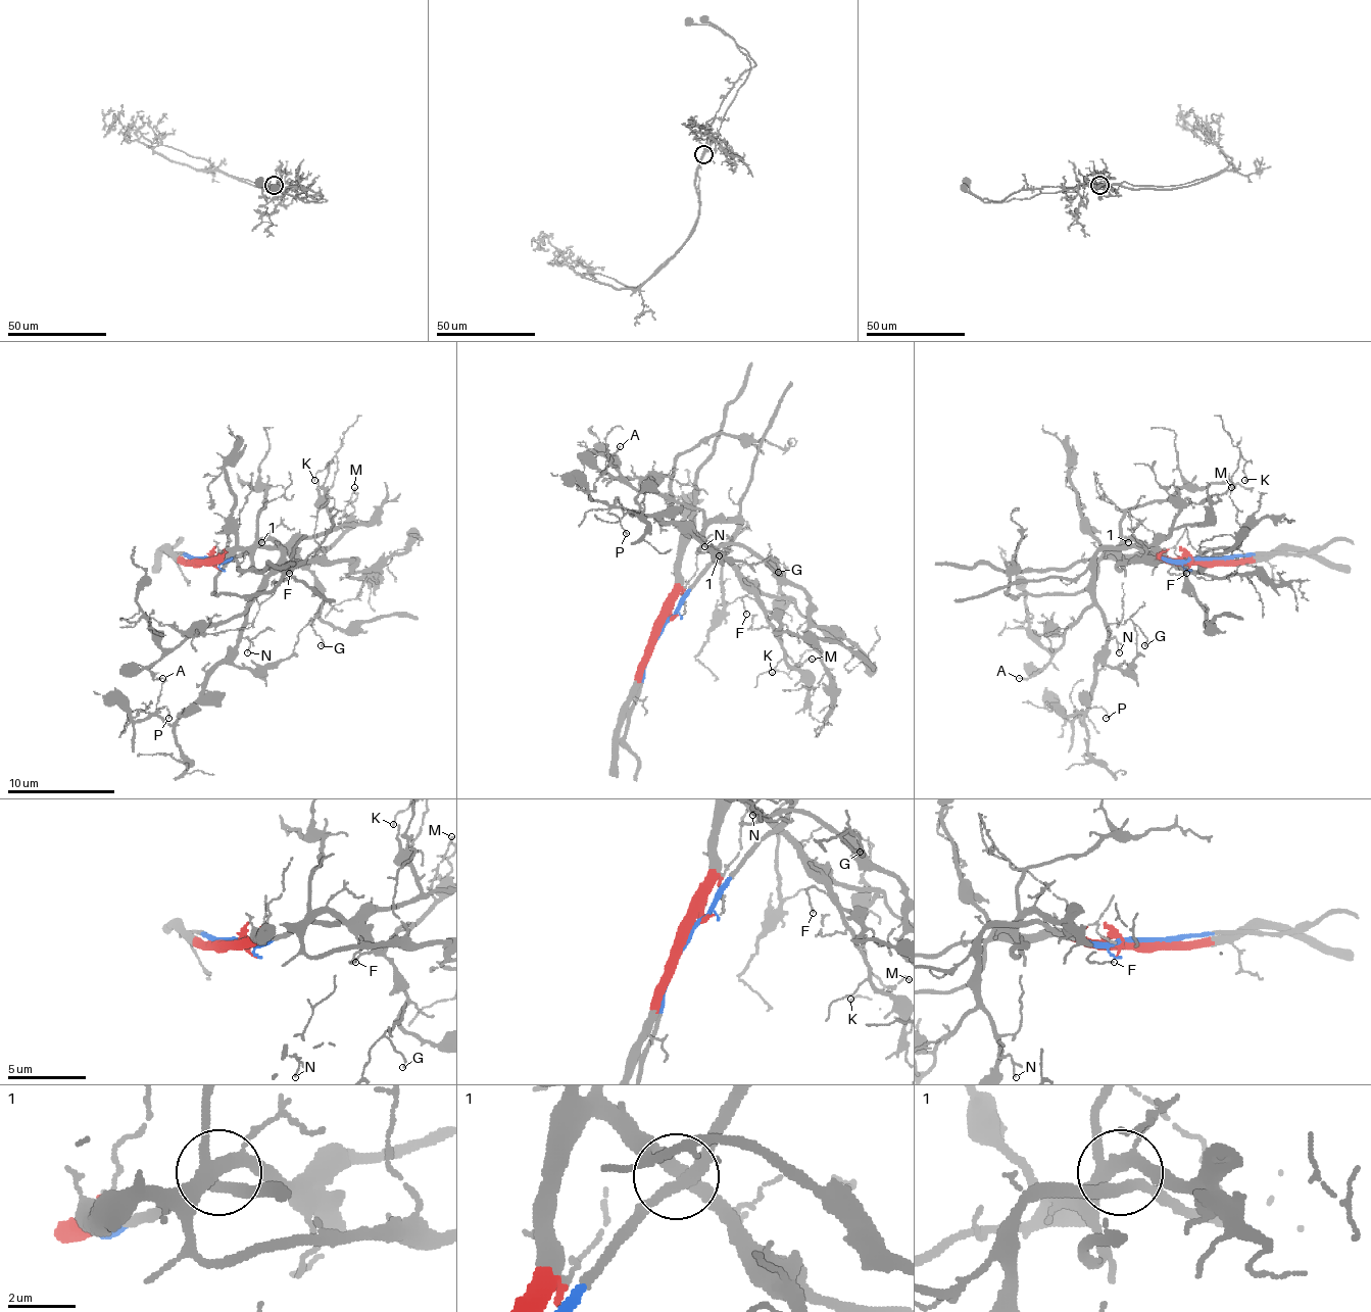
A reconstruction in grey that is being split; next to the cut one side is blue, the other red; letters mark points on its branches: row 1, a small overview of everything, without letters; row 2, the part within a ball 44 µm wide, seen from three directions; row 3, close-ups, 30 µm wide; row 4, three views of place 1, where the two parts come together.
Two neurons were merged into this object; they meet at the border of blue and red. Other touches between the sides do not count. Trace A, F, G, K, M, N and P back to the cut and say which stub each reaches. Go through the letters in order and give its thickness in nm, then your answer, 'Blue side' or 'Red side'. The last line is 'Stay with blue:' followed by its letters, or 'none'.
A: Thickness 110 nm. Blue side
F: Thickness 100 nm. Red side
G: Thickness 110 nm. Blue side
K: Thickness 100 nm. Red side
M: Thickness 100 nm. Red side
N: Thickness 70 nm. Blue side
P: Thickness 100 nm. Blue side
Stay with blue: A, G, N, P

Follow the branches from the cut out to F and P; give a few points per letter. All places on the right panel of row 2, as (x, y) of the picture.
F: (1206, 561), (1125, 555), (1109, 550), (1120, 550), (1138, 539), (1168, 564), (1171, 574), (1186, 574)
P: (1206, 561), (1135, 547), (1104, 547), (1093, 557), (1107, 654), (1082, 724), (1079, 716), (1100, 708), (1107, 719)

